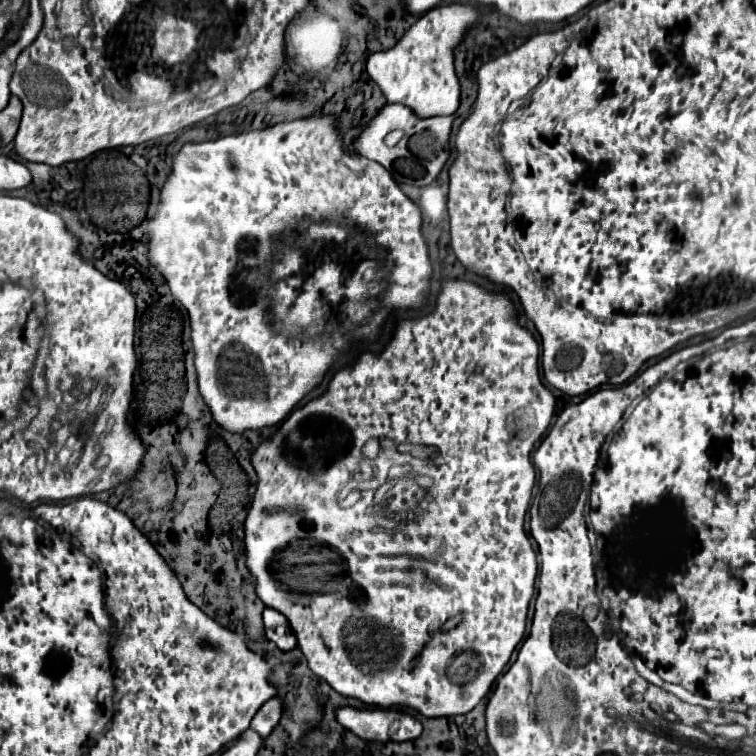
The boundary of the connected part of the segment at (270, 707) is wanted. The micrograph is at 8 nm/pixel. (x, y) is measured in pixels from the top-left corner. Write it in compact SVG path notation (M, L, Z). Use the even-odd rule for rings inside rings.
M272 698L270 702L266 702L266 706L262 706L262 710L258 710L258 714L254 716L254 722L250 724L250 728L262 734L262 738L266 738L274 730L274 726L280 722L282 706L284 706L282 698Z

